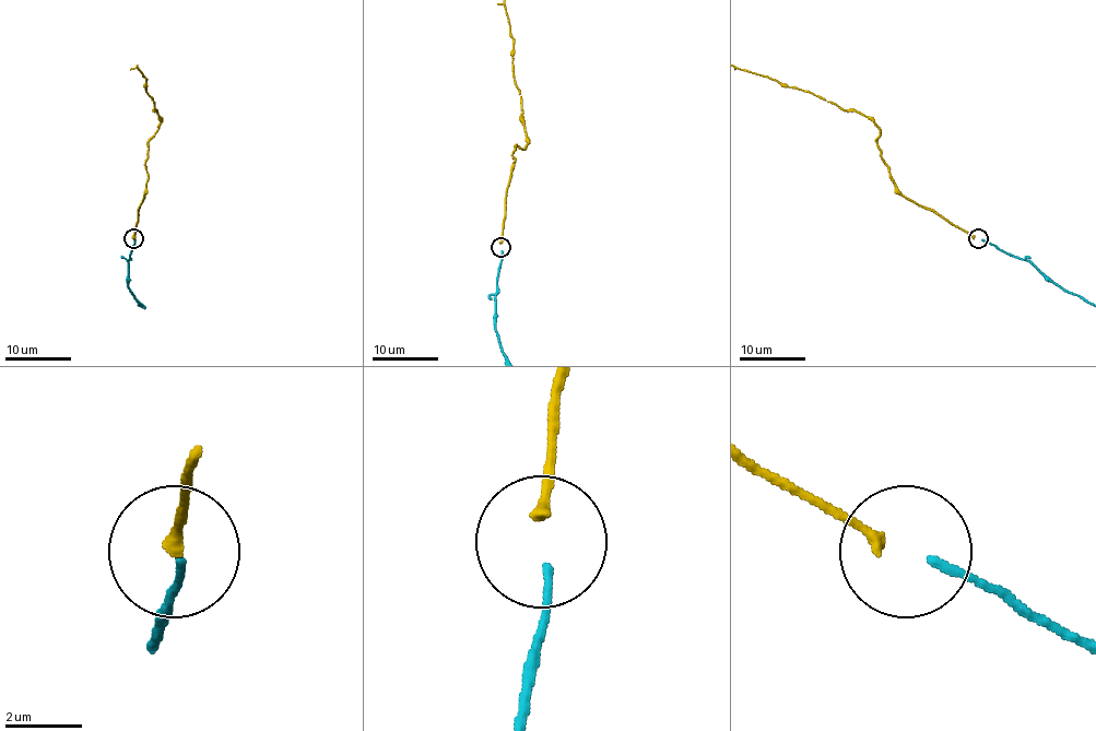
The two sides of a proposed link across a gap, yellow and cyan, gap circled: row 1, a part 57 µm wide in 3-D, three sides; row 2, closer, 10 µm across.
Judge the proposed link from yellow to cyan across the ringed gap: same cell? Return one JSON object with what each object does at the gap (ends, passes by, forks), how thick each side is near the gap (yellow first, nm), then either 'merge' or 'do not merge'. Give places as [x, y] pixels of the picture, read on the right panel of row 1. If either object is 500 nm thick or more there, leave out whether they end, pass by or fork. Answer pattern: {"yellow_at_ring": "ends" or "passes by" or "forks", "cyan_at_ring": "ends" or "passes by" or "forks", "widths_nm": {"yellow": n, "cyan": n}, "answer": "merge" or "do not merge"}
{"yellow_at_ring": "ends", "cyan_at_ring": "ends", "widths_nm": {"yellow": 320, "cyan": 200}, "answer": "merge"}

